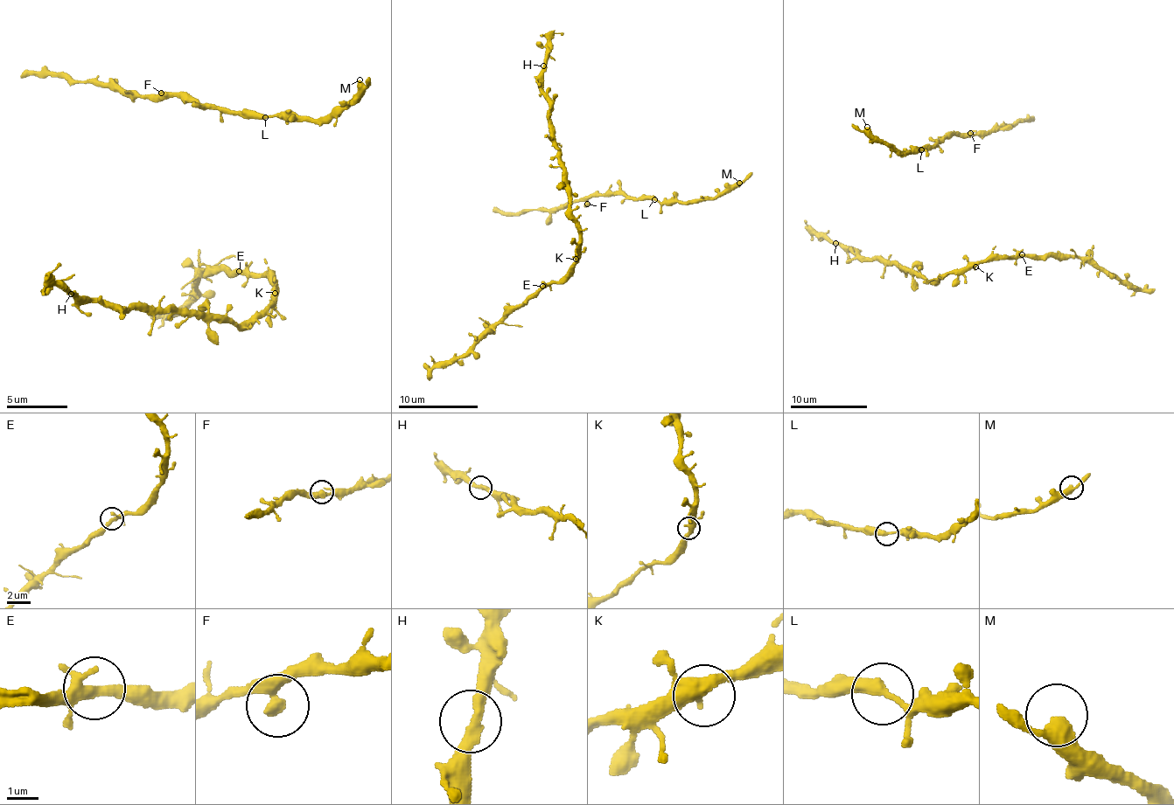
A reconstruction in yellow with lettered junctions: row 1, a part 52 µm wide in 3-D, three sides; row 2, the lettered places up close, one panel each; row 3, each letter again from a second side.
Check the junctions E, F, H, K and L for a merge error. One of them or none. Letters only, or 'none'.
none

